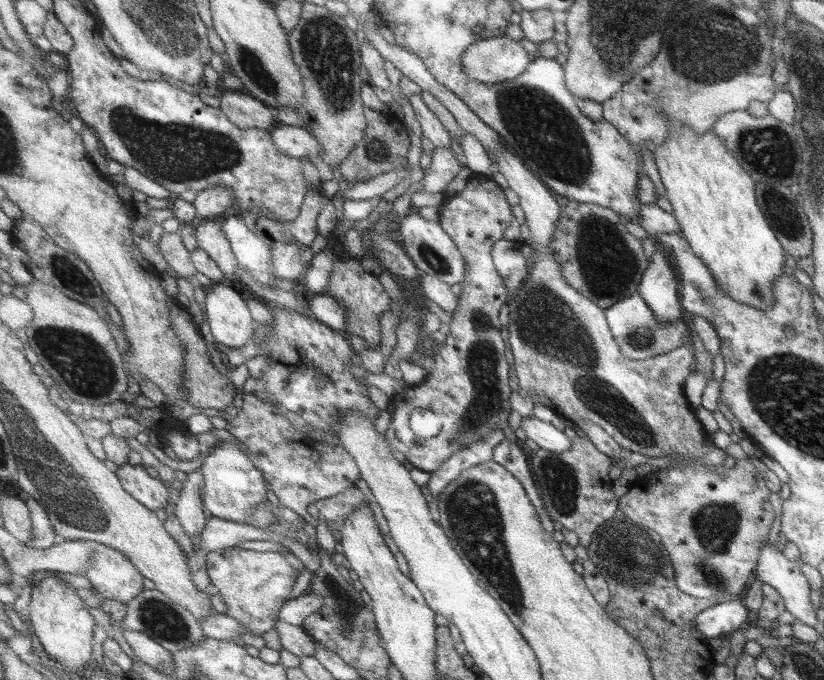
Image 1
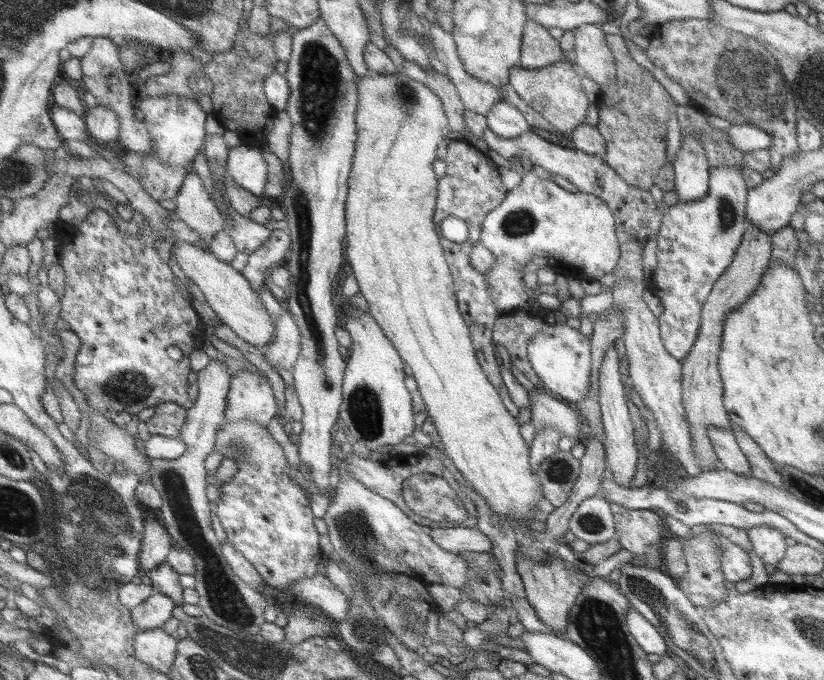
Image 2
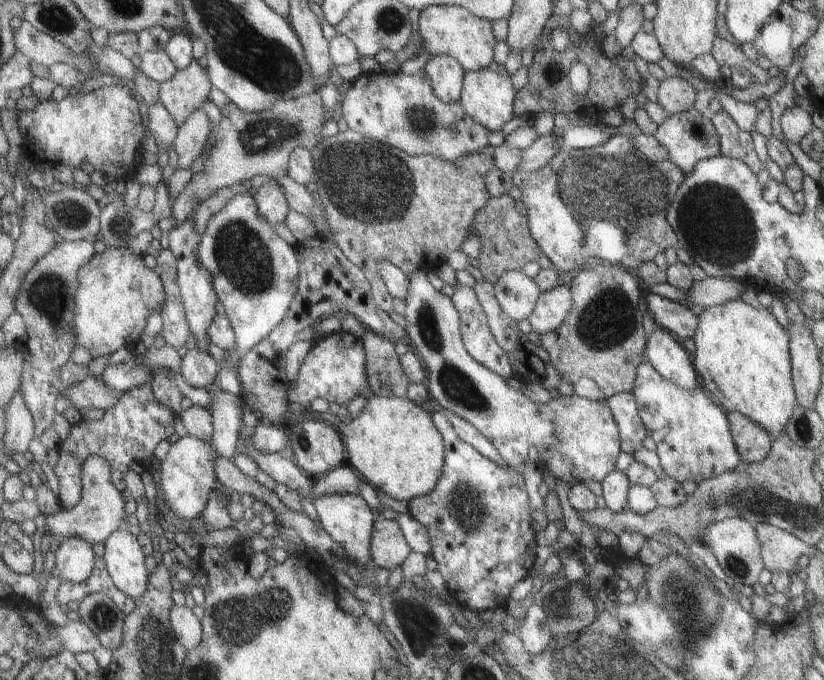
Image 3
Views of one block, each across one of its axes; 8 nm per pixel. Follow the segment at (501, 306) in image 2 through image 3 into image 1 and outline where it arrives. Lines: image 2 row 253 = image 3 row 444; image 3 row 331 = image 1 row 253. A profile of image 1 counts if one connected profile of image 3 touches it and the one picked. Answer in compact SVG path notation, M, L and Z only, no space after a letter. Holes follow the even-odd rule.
M422 212L410 214L400 222L401 245L405 252L415 262L417 269L422 274L437 276L446 284L453 286L464 281L465 260L456 241L439 221L425 220Z

